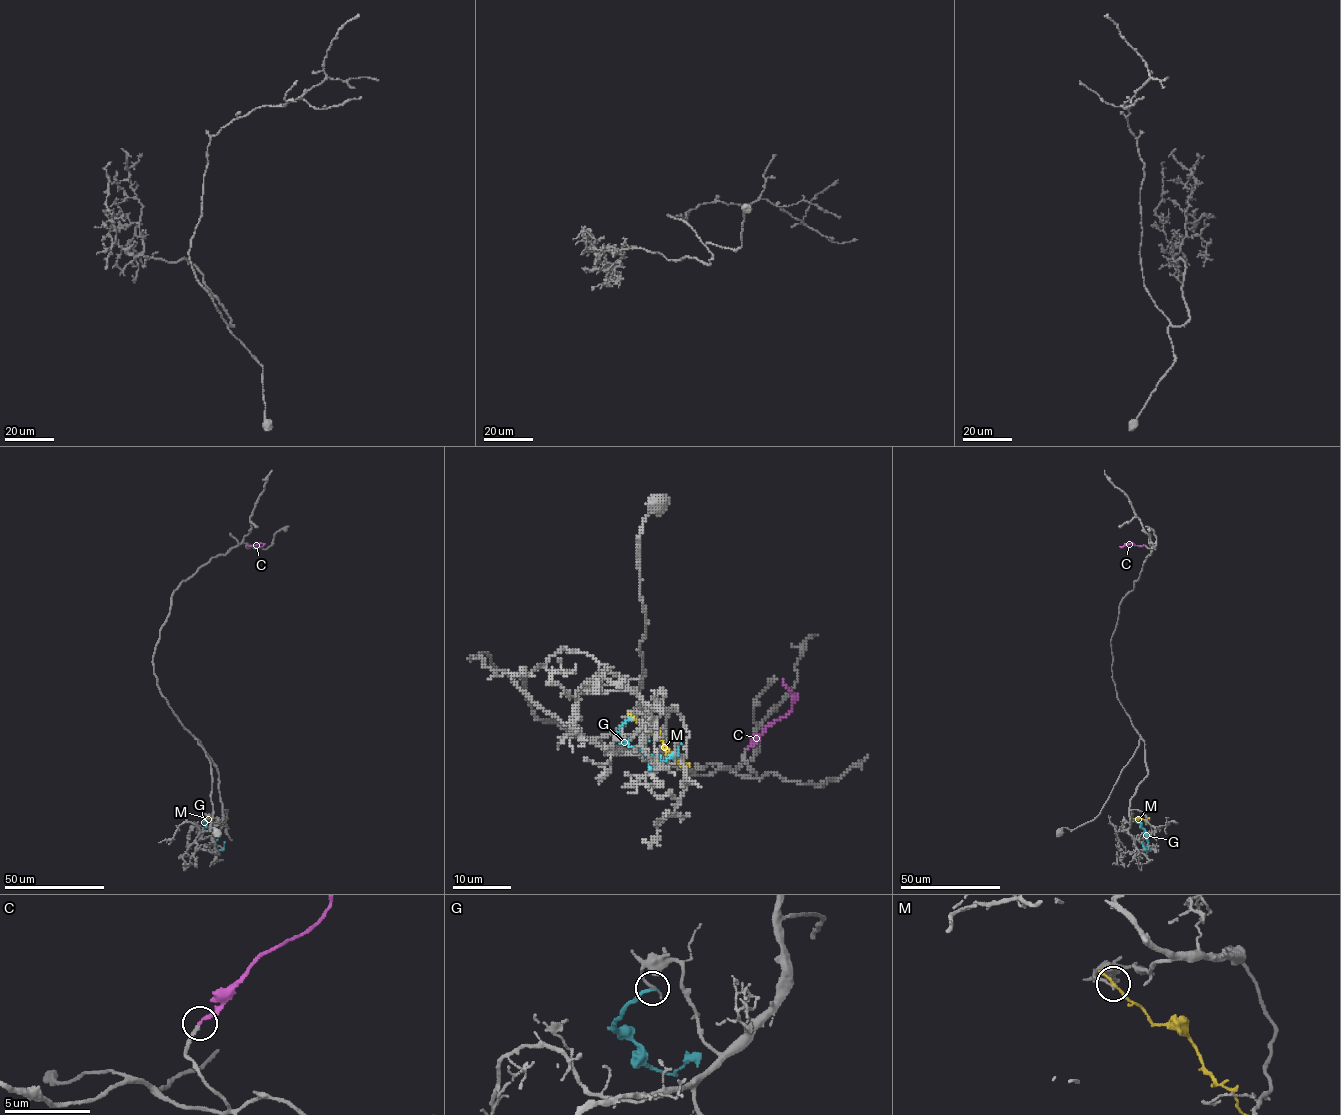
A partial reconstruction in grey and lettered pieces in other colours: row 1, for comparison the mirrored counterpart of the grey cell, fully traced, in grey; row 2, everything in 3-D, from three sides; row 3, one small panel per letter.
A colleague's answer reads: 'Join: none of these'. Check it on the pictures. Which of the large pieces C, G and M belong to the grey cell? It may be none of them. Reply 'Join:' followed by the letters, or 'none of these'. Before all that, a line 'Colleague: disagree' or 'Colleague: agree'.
Colleague: disagree
Join: C

